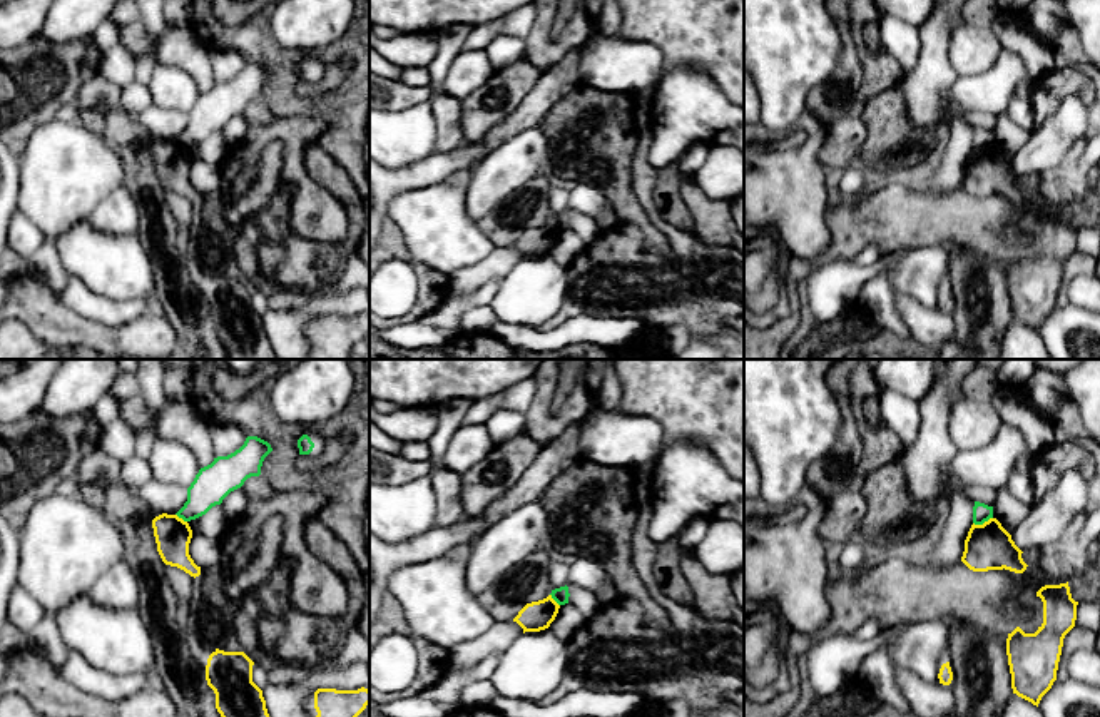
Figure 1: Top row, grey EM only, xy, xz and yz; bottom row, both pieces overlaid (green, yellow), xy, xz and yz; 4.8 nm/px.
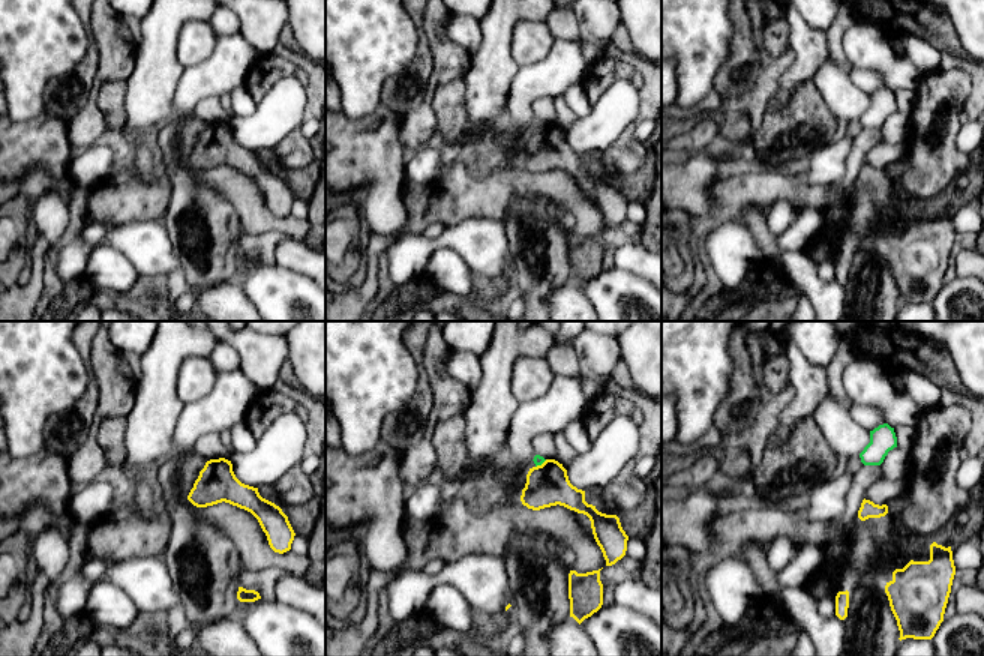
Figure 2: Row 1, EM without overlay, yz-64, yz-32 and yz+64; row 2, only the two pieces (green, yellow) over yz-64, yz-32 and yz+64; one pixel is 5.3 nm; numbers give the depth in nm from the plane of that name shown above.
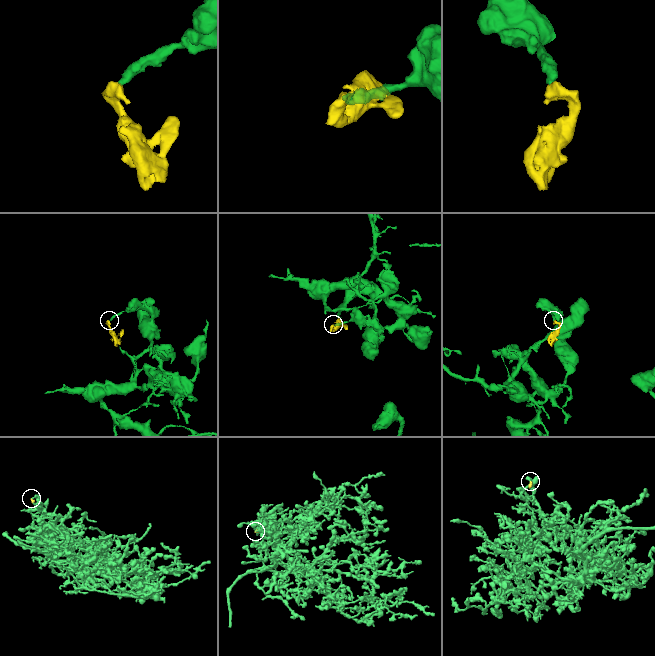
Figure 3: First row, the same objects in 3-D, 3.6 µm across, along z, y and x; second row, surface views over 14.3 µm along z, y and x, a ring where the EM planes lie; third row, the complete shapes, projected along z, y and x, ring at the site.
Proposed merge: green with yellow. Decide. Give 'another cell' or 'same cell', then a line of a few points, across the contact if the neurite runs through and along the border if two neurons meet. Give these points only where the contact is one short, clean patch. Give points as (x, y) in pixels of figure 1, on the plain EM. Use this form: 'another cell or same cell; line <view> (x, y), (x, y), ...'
another cell; line yz (992, 142), (982, 149), (973, 149)

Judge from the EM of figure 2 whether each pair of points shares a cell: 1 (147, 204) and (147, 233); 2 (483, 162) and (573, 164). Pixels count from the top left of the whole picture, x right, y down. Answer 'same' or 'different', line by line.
1: different
2: different

